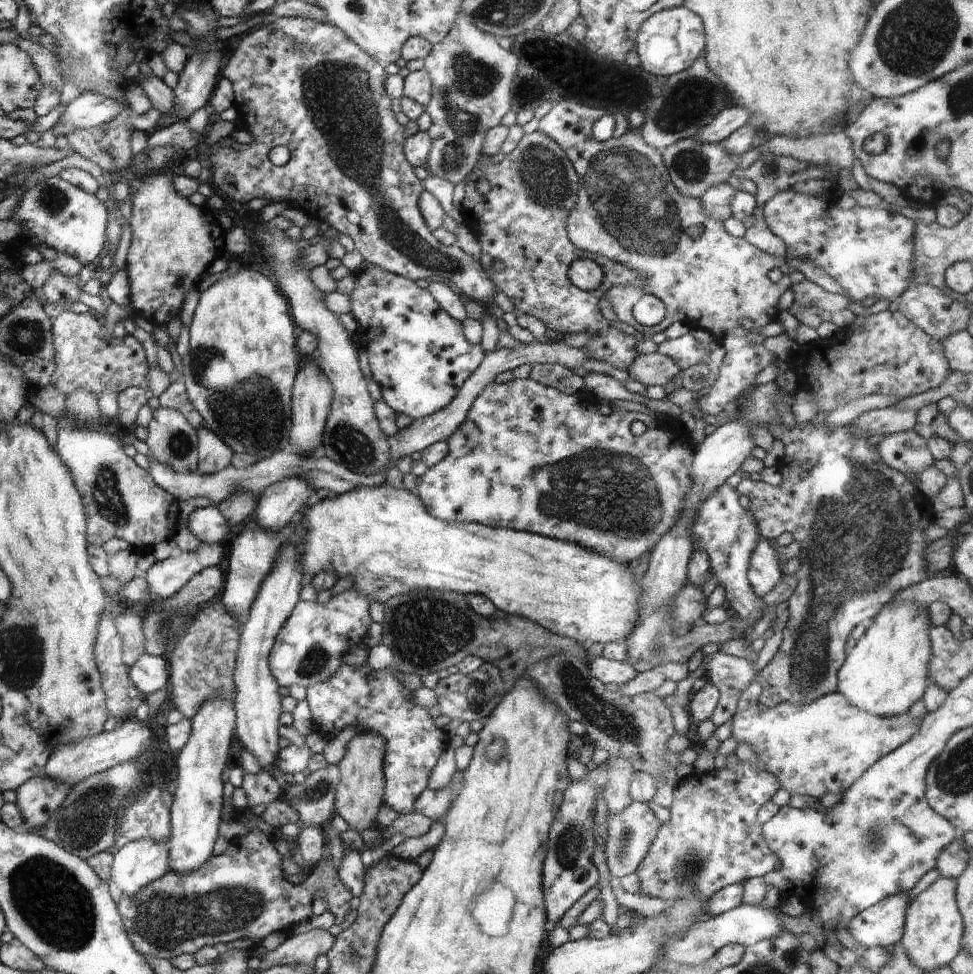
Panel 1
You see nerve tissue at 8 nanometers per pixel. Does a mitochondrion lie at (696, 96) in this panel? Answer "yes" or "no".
yes

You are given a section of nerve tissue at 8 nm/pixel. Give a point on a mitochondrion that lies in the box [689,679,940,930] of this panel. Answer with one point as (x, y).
(876, 837)

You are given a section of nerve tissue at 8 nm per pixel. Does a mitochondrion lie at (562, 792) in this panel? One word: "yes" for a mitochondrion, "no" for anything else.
no

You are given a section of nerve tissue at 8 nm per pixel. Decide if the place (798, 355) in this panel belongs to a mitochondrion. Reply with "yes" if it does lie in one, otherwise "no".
no

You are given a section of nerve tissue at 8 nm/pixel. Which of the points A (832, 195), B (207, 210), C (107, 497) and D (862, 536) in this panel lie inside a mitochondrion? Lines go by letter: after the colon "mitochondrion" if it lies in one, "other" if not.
A: other
B: other
C: mitochondrion
D: mitochondrion

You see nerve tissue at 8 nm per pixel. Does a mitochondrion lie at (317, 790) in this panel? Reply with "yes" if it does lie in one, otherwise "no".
yes

